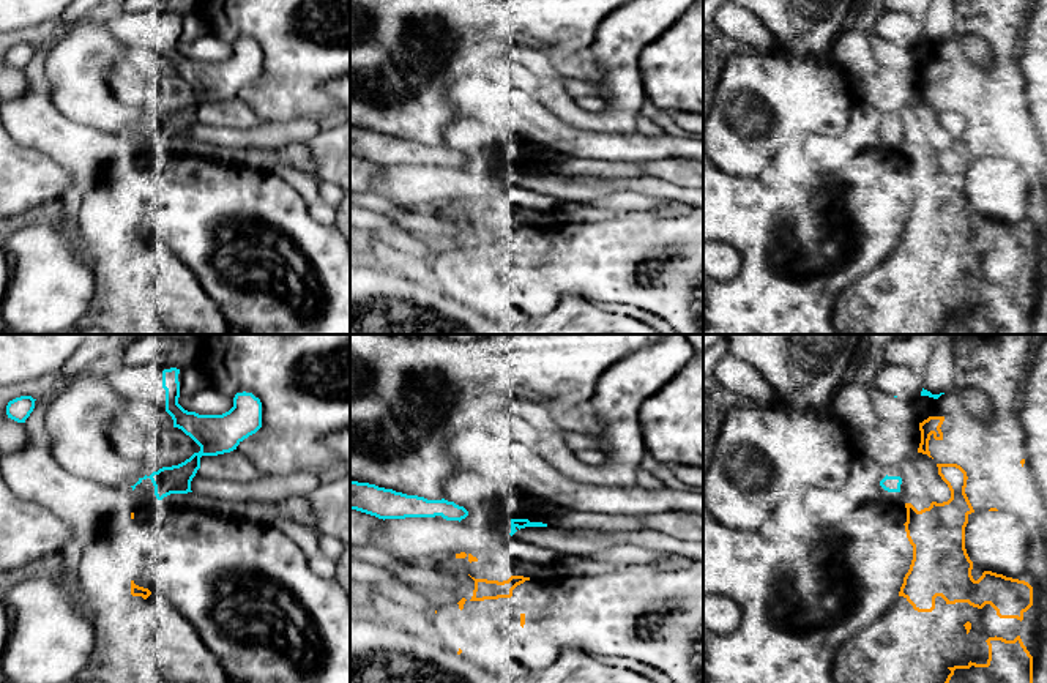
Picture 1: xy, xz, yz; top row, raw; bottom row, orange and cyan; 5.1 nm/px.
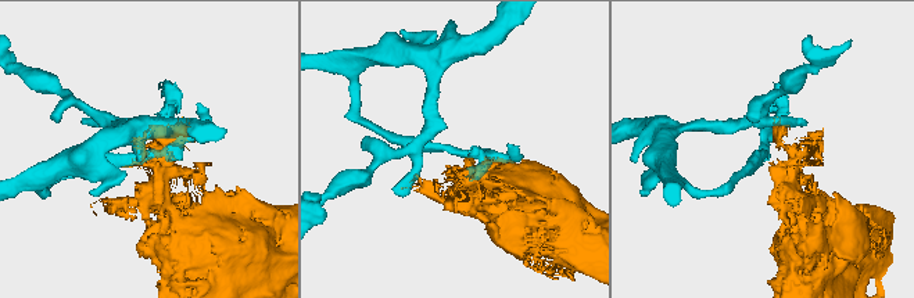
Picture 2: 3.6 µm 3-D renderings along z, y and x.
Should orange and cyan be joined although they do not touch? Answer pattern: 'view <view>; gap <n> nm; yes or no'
view yz; gap 70 nm; no

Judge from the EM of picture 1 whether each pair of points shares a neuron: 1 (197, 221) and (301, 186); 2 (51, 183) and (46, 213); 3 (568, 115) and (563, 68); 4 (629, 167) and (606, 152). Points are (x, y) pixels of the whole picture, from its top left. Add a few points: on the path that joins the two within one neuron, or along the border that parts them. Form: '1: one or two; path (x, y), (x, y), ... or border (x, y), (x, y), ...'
1: two; border (273, 172), (303, 199), (314, 220)
2: two; border (54, 202), (26, 210), (16, 216)
3: one; path (562, 104), (558, 101), (558, 79)
4: two; border (584, 156), (644, 163)

